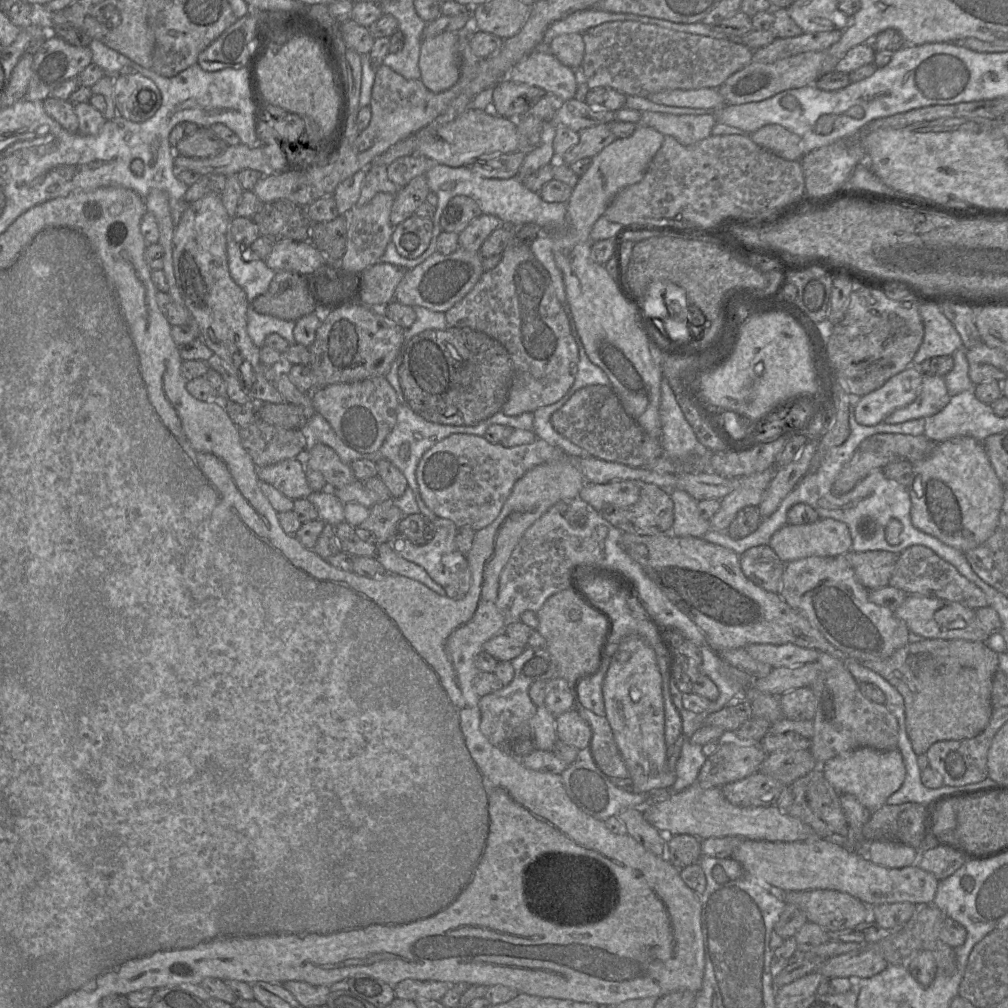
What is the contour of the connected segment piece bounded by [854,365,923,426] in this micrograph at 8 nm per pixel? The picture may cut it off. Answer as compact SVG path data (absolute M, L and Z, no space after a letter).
M910 366L891 377L882 387L862 396L856 403L854 416L864 426L884 421L893 411L912 403L920 393L923 374Z

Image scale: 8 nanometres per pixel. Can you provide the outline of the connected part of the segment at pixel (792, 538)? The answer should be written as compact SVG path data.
M820 518L809 524L791 525L787 523L772 535L768 545L784 563L788 563L811 556L843 556L852 551L852 537L849 527L845 523L832 518Z

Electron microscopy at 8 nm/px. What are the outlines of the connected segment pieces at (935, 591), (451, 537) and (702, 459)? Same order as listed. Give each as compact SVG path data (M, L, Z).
M922 545L908 547L898 555L889 585L901 589L907 595L935 596L961 603L973 610L989 605L985 593L977 585L963 576L952 564Z
M437 517L433 522L434 537L424 545L411 542L401 533L396 533L388 540L388 545L400 557L420 565L429 576L446 591L446 596L454 600L465 597L471 586L471 571L465 554L455 544L456 524L445 518Z
M664 377L661 381L659 415L661 420L660 443L663 455L639 468L653 470L658 473L703 472L709 470L709 459L714 452L709 451L698 441L693 428L678 405L668 380Z

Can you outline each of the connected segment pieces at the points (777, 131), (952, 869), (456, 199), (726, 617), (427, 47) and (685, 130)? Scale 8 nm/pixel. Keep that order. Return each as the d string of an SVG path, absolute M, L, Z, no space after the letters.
M778 124L765 125L750 137L760 147L786 160L800 160L805 155L802 138Z
M939 844L921 853L916 864L942 881L955 873L965 862L966 859L960 853Z
M464 195L454 196L440 216L441 230L459 234L481 214L479 205L472 198Z
M628 532L622 533L621 547L640 564L673 604L699 627L706 637L708 646L715 652L745 648L750 644L791 643L827 653L842 661L850 658L831 645L804 615L790 607L778 593L767 591L749 580L741 569L740 555L731 549L710 543L704 538L677 537L671 533L636 535Z
M444 32L422 40L419 68L420 79L431 92L453 87L460 79L458 33Z
M652 111L641 113L640 124L637 125L646 125L663 135L670 135L682 145L692 145L710 136L716 124L716 118L712 114L675 115Z

